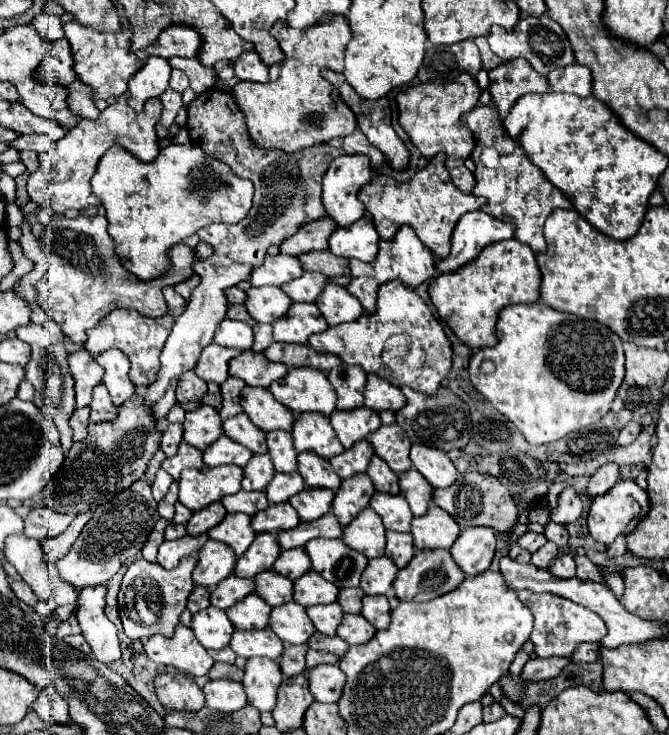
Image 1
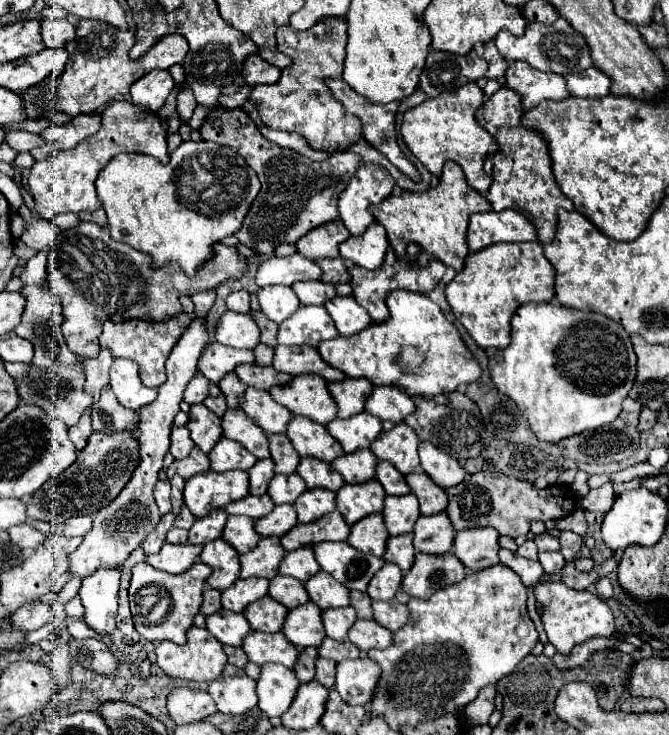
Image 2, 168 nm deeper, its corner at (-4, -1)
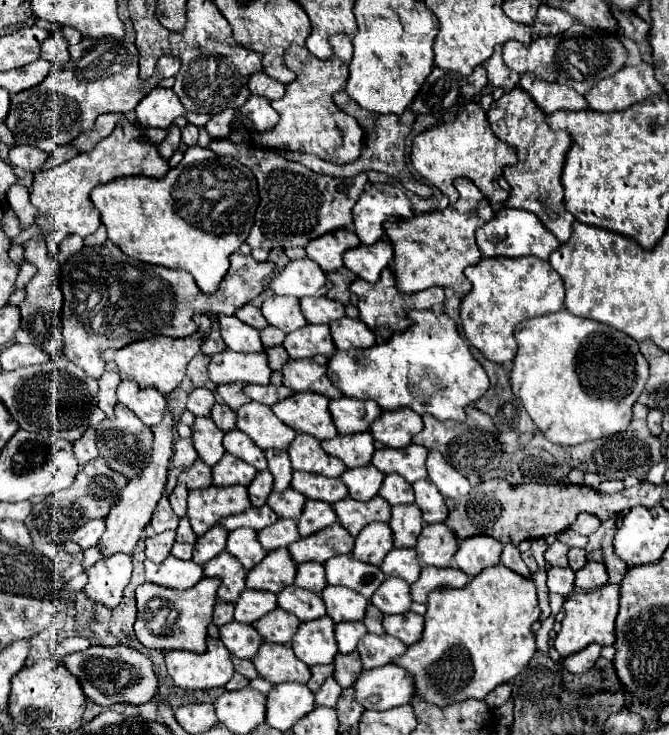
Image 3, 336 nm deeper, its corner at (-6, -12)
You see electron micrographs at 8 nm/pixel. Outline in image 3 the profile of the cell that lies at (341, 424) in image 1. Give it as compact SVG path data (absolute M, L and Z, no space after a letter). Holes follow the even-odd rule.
M370 432L336 436L332 440L324 440L322 448L326 454L342 460L346 468L360 468L370 464L370 458L374 454L374 438Z

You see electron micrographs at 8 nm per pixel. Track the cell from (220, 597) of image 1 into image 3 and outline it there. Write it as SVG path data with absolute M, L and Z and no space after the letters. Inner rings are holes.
M244 590L236 602L236 612L234 612L234 620L244 622L244 624L252 624L256 620L260 620L262 616L266 616L268 612L272 612L274 608L278 608L276 602L276 594L270 592L258 592L258 590Z

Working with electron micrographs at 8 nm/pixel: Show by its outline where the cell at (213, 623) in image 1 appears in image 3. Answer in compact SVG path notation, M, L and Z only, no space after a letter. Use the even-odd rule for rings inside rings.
M236 620L220 628L220 640L238 658L254 658L262 644L262 636L252 624L248 626Z

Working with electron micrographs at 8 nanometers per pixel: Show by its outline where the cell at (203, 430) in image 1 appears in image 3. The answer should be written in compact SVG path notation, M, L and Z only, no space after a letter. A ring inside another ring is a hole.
M196 418L196 422L192 424L194 450L198 452L198 458L204 460L208 466L214 466L224 454L222 436L224 432L218 430L214 420L210 418Z

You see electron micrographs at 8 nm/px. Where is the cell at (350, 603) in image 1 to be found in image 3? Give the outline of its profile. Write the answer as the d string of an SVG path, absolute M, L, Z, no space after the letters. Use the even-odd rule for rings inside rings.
M370 604L366 618L364 618L364 624L366 624L370 634L386 634L384 628L382 628L382 618L384 618L384 614L374 604Z

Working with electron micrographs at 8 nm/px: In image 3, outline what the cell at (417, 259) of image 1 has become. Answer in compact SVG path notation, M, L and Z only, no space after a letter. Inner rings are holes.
M390 268L382 270L382 276L378 282L370 284L366 280L356 280L350 286L352 294L358 296L358 310L360 310L360 320L378 336L378 340L386 340L390 334L396 330L406 330L410 326L408 320L408 310L432 310L444 302L444 288L428 288L424 292L416 294L402 294L396 290L394 274Z

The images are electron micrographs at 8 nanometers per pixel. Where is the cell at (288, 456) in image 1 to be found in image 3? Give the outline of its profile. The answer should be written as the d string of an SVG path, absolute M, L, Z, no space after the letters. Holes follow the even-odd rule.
M266 450L266 460L268 460L268 470L274 476L274 490L284 492L292 480L292 466L288 460L288 452L286 450Z

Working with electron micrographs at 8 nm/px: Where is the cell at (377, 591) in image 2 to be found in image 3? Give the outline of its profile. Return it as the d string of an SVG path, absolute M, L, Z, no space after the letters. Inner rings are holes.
M386 578L370 602L384 614L406 614L412 606L410 586L402 578Z

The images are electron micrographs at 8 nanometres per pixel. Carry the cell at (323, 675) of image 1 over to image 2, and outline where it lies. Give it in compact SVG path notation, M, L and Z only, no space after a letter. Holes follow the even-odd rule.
M366 655L358 659L346 659L336 665L334 687L348 705L368 705L380 677L380 667Z

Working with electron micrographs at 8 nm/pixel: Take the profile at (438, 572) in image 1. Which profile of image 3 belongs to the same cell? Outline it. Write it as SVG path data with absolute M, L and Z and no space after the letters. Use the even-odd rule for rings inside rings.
M424 566L420 572L420 578L410 586L412 588L412 598L418 604L426 604L428 594L436 588L462 588L468 584L470 578L458 568L434 568L434 566Z

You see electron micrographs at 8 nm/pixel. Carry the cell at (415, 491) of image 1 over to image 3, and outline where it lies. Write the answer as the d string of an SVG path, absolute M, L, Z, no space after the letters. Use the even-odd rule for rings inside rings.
M428 478L414 482L414 492L416 492L416 504L420 506L426 524L446 520L448 508L444 504L444 498L438 492L438 488L434 488L434 484L430 484Z

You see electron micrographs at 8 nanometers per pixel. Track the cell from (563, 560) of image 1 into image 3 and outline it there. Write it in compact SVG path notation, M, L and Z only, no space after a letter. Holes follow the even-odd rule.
M588 562L584 568L576 572L576 588L594 590L608 582L608 572L602 562Z

